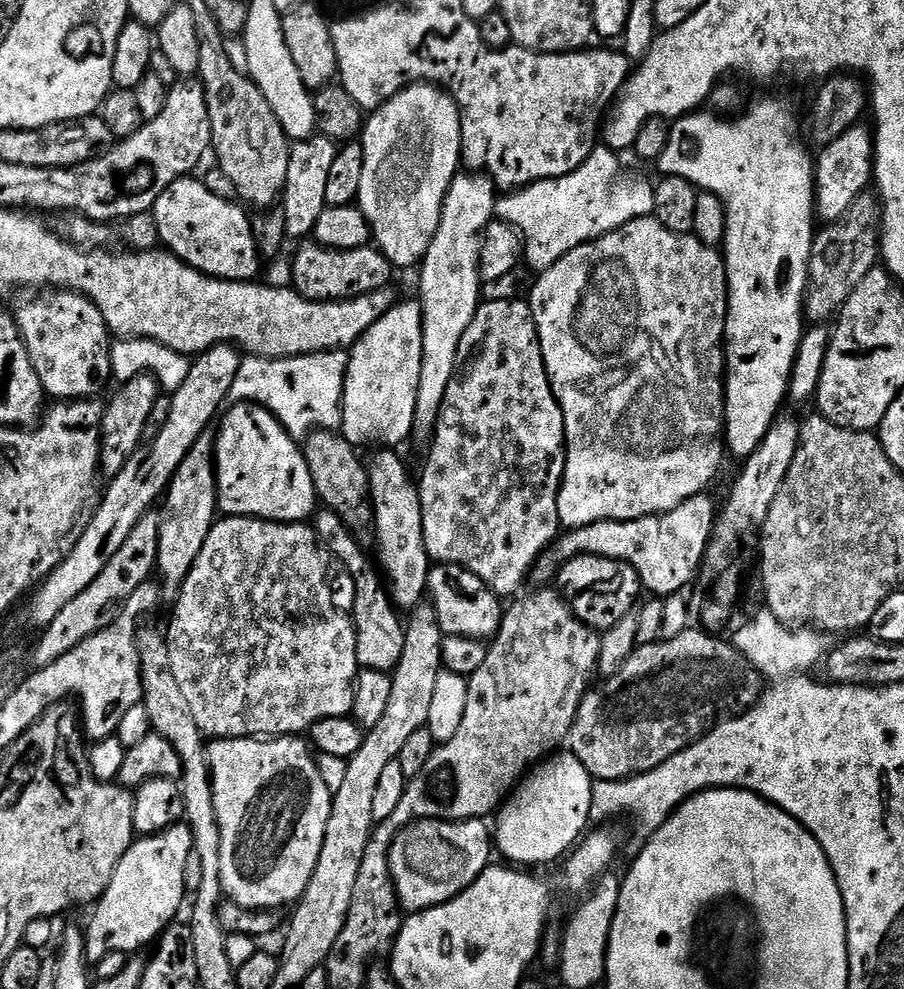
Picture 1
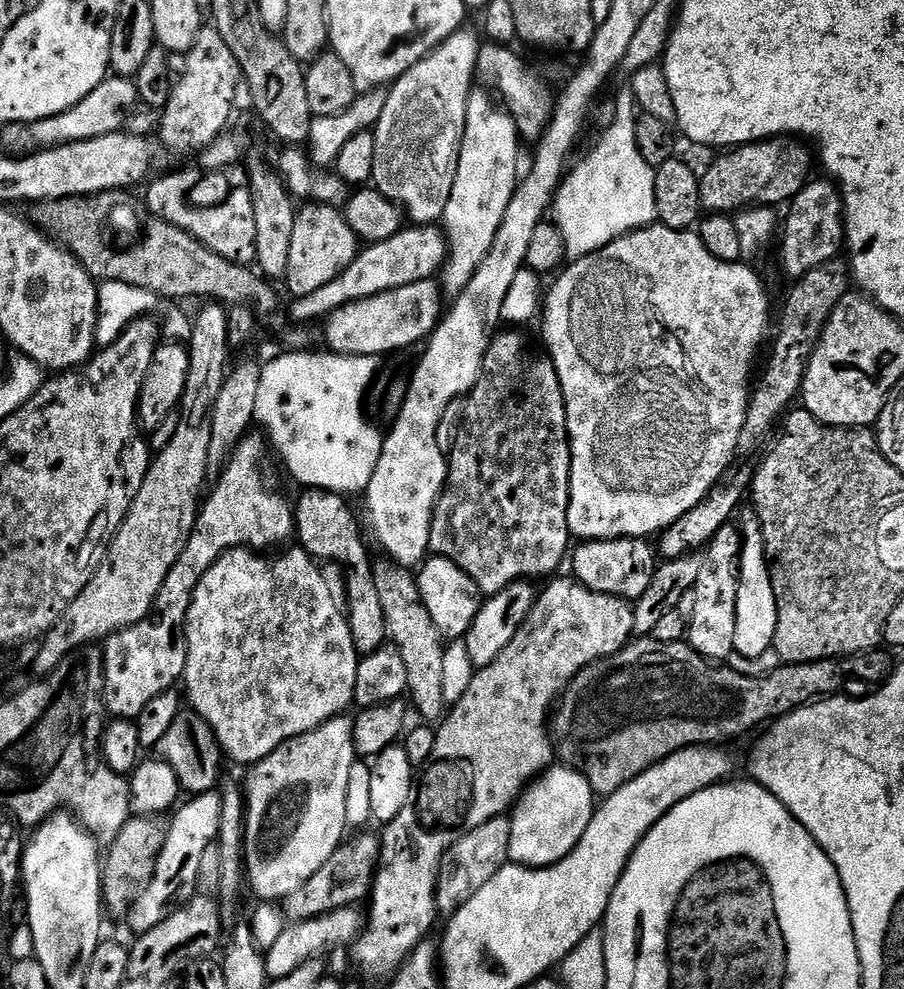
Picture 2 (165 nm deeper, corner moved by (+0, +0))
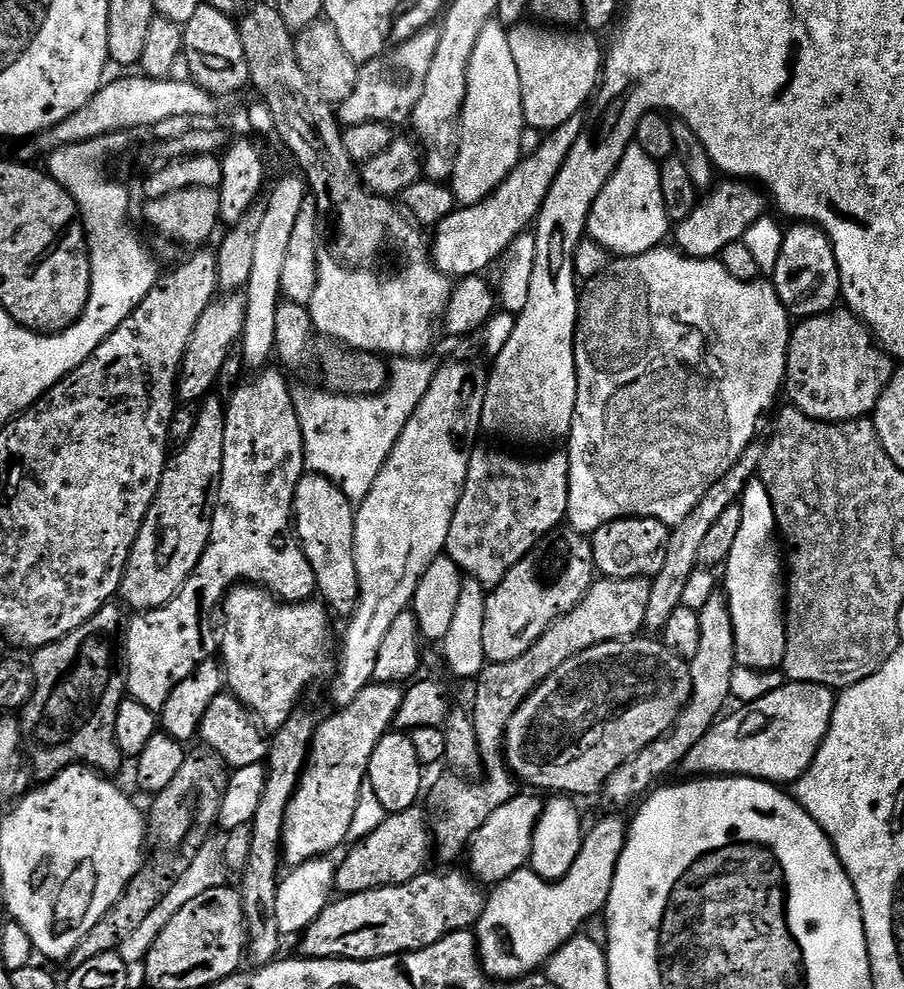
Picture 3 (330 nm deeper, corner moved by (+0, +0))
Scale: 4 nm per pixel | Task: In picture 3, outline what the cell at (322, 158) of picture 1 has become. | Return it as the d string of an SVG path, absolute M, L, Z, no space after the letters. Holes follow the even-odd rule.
M429 26L414 34L397 48L392 48L384 56L374 58L360 65L358 83L350 98L338 105L338 119L344 128L362 126L362 122L378 122L389 126L397 126L411 121L414 106L418 106L418 98L422 98L422 90L426 87L426 74L430 74L430 65L434 63L434 53L438 50L440 29Z

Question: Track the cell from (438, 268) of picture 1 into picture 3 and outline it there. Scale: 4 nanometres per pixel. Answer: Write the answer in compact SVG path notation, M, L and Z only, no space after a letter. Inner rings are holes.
M490 22L482 26L482 34L478 34L478 42L474 42L474 54L470 54L466 98L464 108L460 112L456 165L450 181L457 205L465 206L483 202L507 178L522 159L520 143L524 140L524 132L526 133L526 125L522 110L522 86L518 82L518 66L514 66L514 54L510 51L508 29L498 23Z

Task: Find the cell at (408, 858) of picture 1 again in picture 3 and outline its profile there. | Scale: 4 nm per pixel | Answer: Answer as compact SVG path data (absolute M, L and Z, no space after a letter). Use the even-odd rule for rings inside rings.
M517 794L510 802L498 806L498 810L494 810L494 814L486 818L486 822L473 836L472 843L466 852L466 860L472 863L471 875L481 885L501 884L503 880L510 878L510 874L514 874L529 863L532 839L542 811L542 800L536 797L539 795L528 795L532 796Z

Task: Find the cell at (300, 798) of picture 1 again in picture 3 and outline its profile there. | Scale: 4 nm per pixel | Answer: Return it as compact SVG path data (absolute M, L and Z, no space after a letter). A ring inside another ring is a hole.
M373 682L366 686L366 690L362 690L362 694L358 694L358 698L354 698L354 702L350 702L348 708L333 711L334 714L329 720L319 721L306 767L301 771L297 790L292 795L285 816L282 841L282 860L285 865L295 866L327 857L332 854L328 852L334 851L340 843L348 840L350 822L354 822L355 808L358 807L361 793L366 788L368 763L374 754L374 746L378 746L381 738L393 727L404 693L403 687Z

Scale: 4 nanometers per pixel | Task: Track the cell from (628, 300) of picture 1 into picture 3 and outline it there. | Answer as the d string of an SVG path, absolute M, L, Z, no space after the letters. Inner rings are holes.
M672 246L651 248L646 254L613 259L608 267L583 285L578 299L580 302L580 313L576 318L576 381L578 382L578 394L576 395L576 405L574 406L572 428L568 432L568 439L566 441L568 465L570 466L570 474L568 475L570 478L570 498L568 499L567 523L570 525L572 531L581 534L594 533L602 526L606 526L615 520L624 520L627 516L654 518L658 522L669 526L681 524L686 518L686 514L690 514L690 510L694 510L694 506L698 506L698 502L704 497L706 490L710 490L710 486L714 486L714 482L718 482L718 478L726 475L736 465L740 455L757 439L756 431L760 428L760 419L763 418L764 411L775 402L776 395L779 392L781 395L788 374L788 341L792 338L793 329L788 311L782 306L782 302L776 293L776 288L772 283L765 282L760 278L752 281L739 281L738 278L734 278L732 274L727 272L726 267L724 267L719 259L696 260L692 256L684 255L683 252Z

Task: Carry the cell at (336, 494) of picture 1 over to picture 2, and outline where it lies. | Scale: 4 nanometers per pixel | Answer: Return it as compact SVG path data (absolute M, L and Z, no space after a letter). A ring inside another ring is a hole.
M380 558L372 565L374 574L374 586L378 586L378 598L382 602L382 614L386 614L386 630L388 631L388 640L391 647L402 654L402 663L406 666L406 682L408 683L407 695L410 699L411 707L421 716L424 722L440 722L446 715L446 709L449 707L446 702L446 694L442 694L442 658L446 641L441 636L438 626L434 626L434 618L430 618L430 610L422 602L422 594L417 577L409 569L401 564L393 564L387 558Z

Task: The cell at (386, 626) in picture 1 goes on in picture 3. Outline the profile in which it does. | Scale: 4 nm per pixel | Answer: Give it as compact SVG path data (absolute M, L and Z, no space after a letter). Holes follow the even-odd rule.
M305 474L296 487L292 518L294 535L306 554L306 562L310 562L310 570L314 570L319 599L333 617L351 618L360 597L358 566L354 558L356 508L353 501L348 500L340 487L325 476Z

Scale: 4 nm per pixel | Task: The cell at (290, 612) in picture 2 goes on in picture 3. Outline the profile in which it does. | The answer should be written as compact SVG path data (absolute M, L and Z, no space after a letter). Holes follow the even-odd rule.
M246 583L232 588L224 597L223 612L224 633L219 633L218 636L218 656L222 661L227 691L248 709L261 729L278 729L301 703L300 695L307 690L308 683L318 679L319 676L327 677L333 671L333 657L332 660L328 657L328 643L332 640L332 632L328 629L330 613L323 603L281 602L263 588Z

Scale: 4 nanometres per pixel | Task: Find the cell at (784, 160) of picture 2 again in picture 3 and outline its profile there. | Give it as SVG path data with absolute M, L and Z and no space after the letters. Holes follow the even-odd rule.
M724 178L697 203L694 214L675 225L675 247L696 260L719 257L730 243L743 241L750 226L766 216L766 196L755 183L739 178Z

